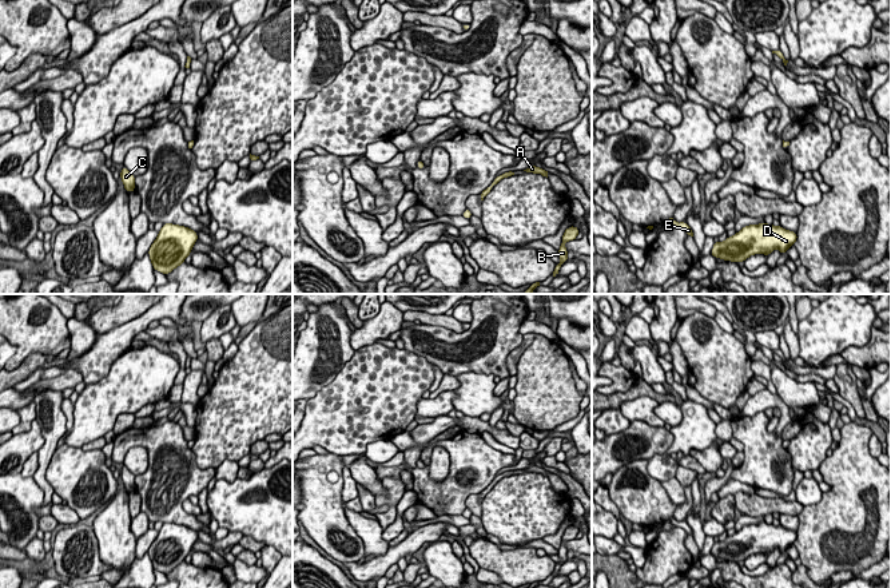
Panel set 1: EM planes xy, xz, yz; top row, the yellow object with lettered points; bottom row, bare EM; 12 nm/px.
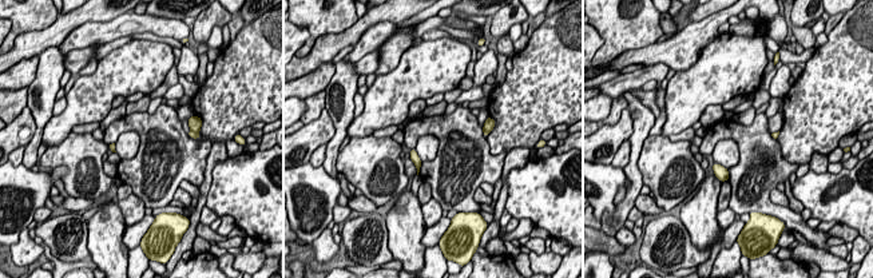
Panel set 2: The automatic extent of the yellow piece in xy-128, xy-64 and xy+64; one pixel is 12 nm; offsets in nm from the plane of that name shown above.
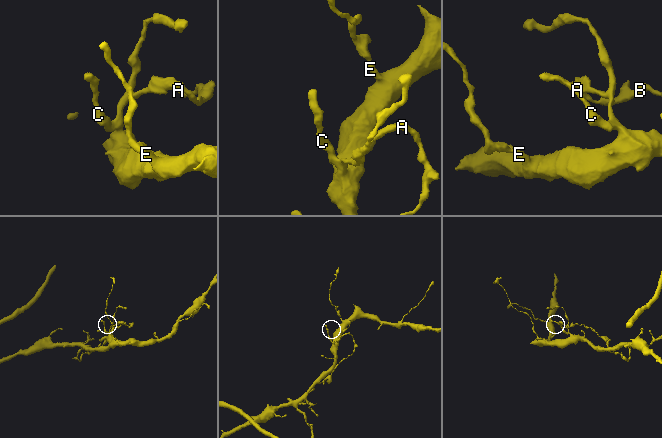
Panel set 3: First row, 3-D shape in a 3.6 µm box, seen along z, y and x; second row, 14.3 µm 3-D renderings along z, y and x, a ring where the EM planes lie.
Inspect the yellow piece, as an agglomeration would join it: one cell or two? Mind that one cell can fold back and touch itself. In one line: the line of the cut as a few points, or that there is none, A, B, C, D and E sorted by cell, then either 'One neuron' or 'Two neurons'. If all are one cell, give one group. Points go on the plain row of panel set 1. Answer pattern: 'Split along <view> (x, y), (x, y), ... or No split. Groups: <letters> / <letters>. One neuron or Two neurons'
No split. Groups: A B C D E. One neuron

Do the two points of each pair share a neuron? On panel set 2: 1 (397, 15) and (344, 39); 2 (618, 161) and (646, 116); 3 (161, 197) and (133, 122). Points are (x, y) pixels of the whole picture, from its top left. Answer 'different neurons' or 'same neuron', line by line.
1: same neuron
2: different neurons
3: same neuron

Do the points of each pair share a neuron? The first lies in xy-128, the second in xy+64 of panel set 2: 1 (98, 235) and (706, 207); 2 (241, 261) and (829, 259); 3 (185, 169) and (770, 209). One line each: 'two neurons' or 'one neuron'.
1: one neuron
2: one neuron
3: one neuron

